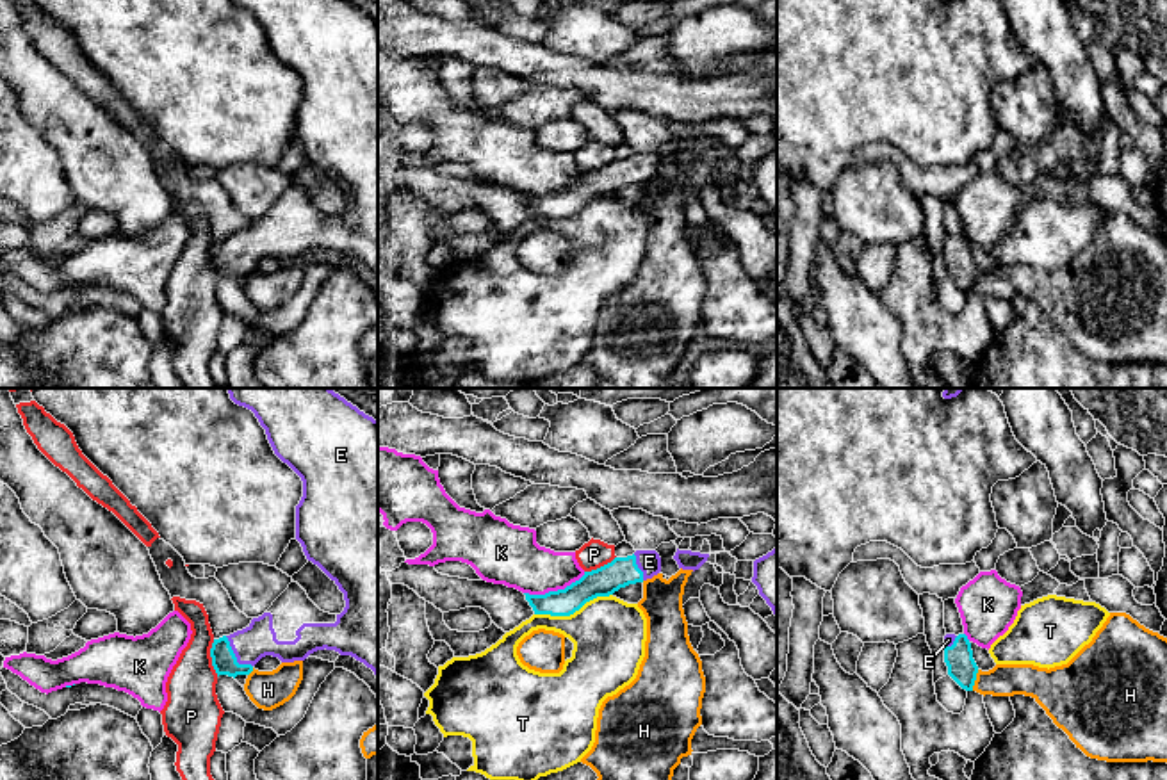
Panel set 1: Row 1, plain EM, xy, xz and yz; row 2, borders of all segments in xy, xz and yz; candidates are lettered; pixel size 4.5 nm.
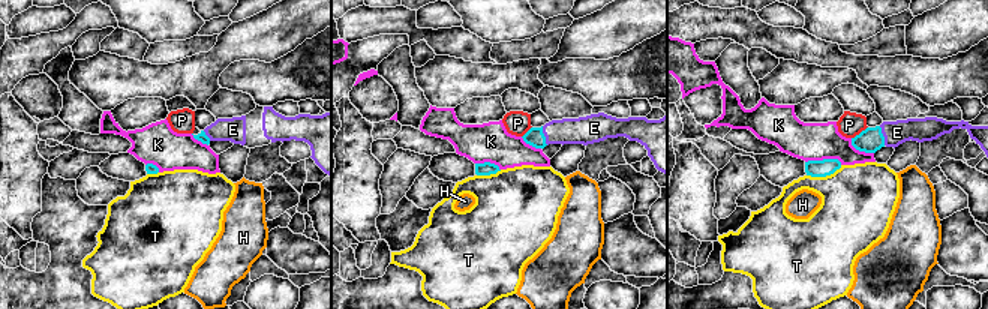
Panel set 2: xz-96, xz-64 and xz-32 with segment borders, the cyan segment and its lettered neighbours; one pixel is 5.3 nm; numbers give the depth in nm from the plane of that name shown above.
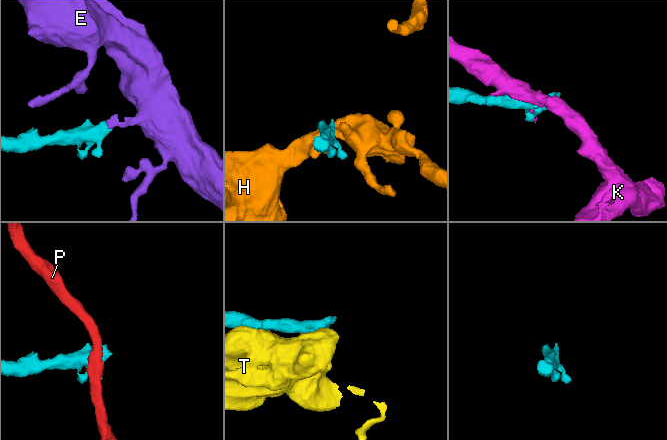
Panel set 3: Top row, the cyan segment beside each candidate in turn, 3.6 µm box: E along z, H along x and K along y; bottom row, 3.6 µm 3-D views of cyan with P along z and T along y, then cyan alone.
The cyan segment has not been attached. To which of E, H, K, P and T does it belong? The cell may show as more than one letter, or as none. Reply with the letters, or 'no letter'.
E

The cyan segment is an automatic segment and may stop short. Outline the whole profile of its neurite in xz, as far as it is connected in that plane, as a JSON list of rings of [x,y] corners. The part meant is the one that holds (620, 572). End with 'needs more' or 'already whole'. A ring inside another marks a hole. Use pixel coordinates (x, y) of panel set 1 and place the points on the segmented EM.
[[[636,550],[627,557],[584,572],[584,575],[565,589],[545,595],[526,595],[535,614],[570,616],[597,597],[609,597],[620,588],[643,582],[661,572],[661,557],[656,550]]] | needs more

